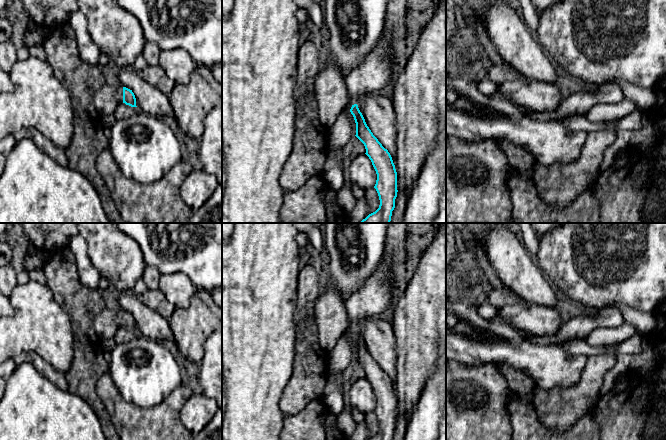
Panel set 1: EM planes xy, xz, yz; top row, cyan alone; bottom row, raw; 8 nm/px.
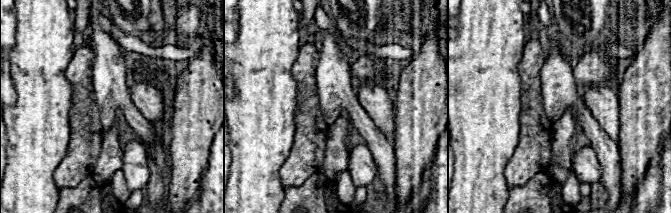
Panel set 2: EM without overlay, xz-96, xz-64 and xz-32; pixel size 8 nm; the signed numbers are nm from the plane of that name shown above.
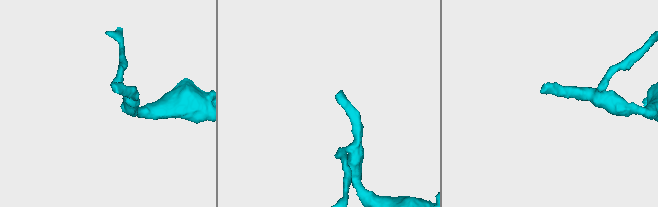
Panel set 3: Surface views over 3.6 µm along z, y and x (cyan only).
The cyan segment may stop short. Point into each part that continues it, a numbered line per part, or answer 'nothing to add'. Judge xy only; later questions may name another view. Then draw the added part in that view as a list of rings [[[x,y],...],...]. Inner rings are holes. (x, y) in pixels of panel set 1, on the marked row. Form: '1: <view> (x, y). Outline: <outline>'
1: xy (110, 95). Outline: [[[110,80],[93,97],[95,108],[102,117],[113,114],[117,106],[122,102],[123,87]]]

